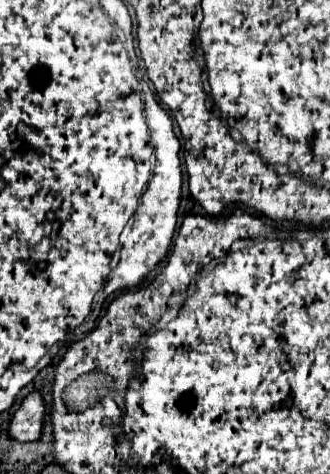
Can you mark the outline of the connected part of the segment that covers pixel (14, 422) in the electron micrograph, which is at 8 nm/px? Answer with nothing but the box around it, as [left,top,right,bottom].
[7,391,45,443]

